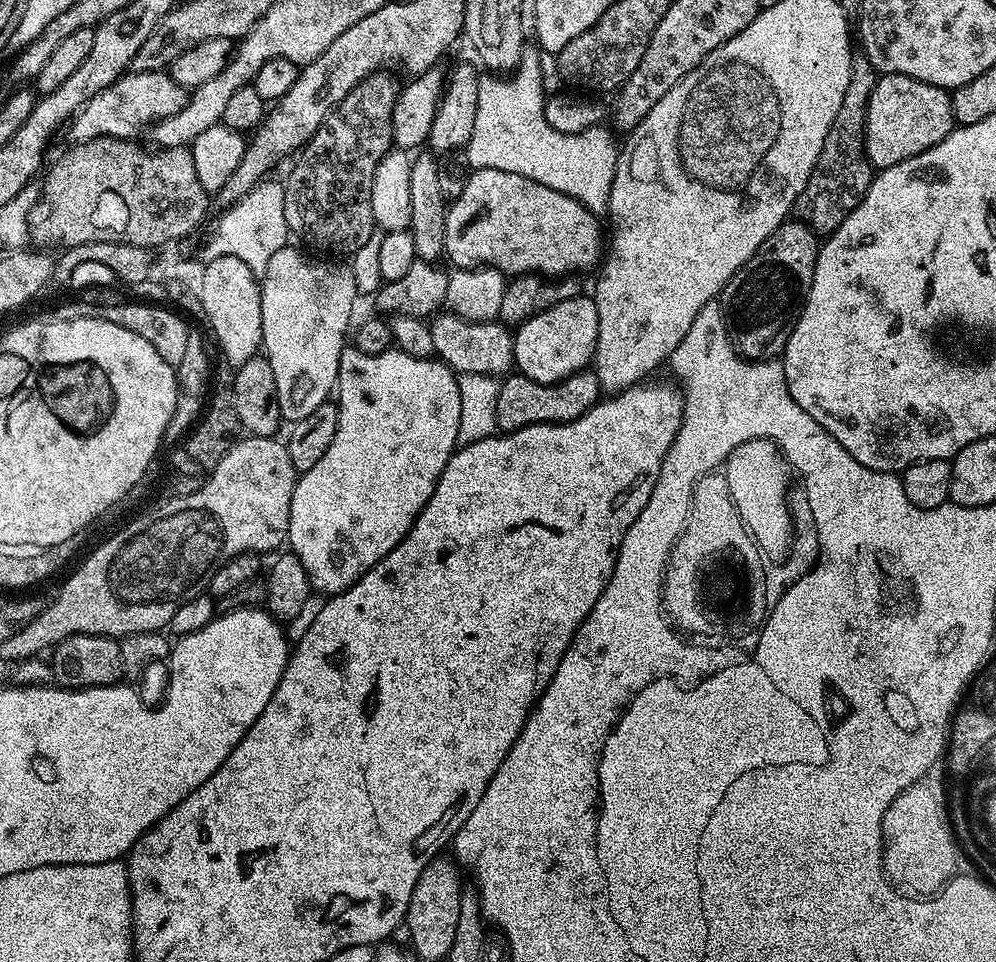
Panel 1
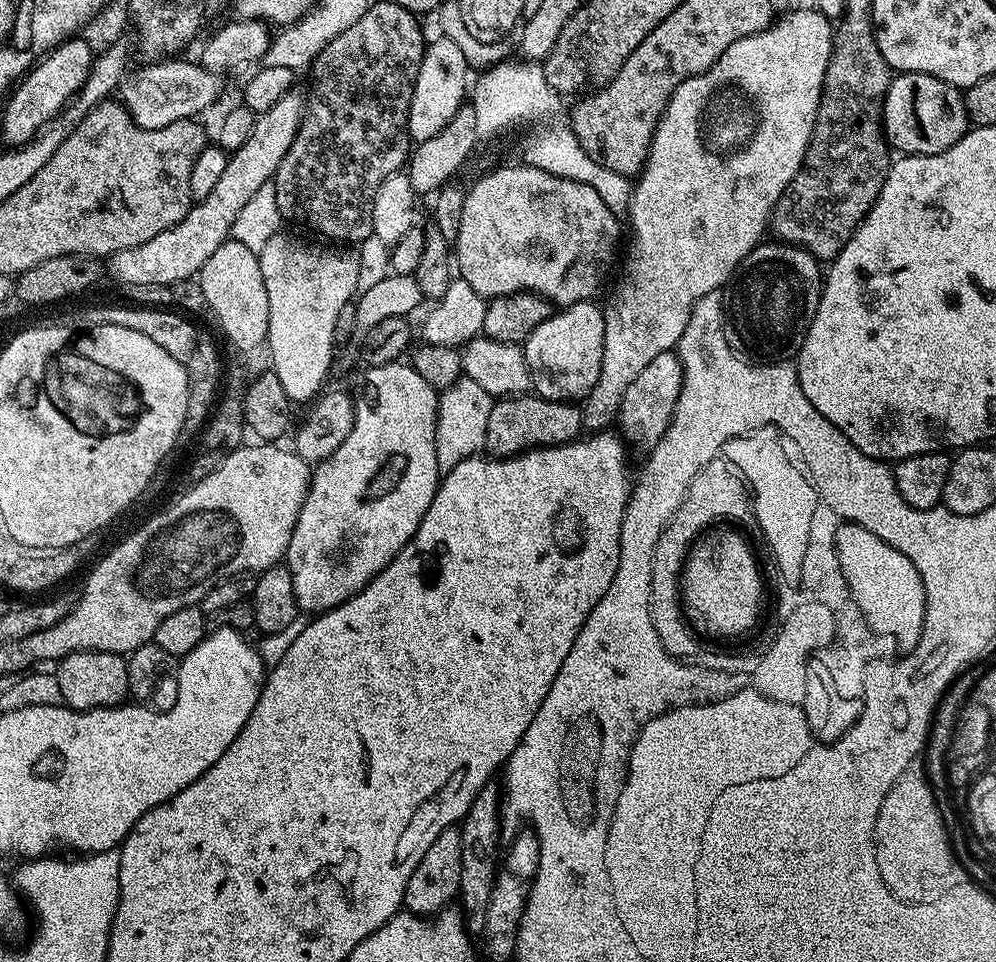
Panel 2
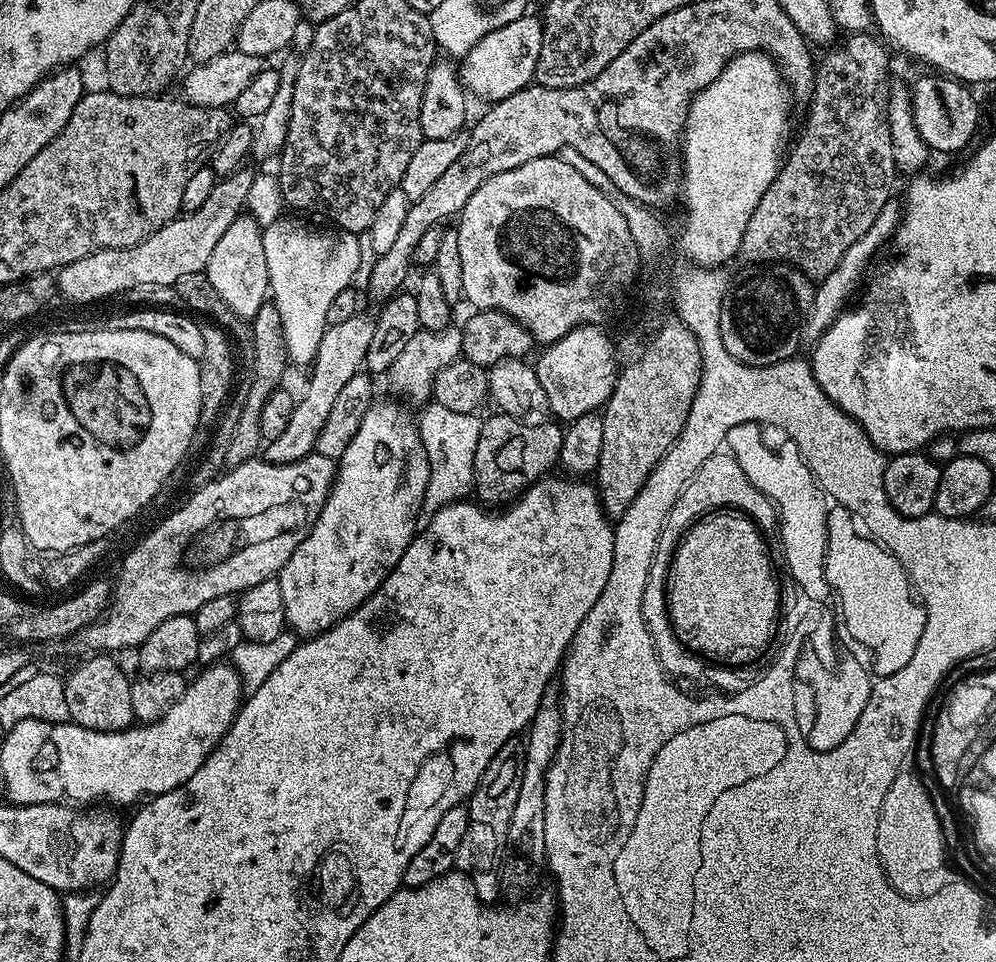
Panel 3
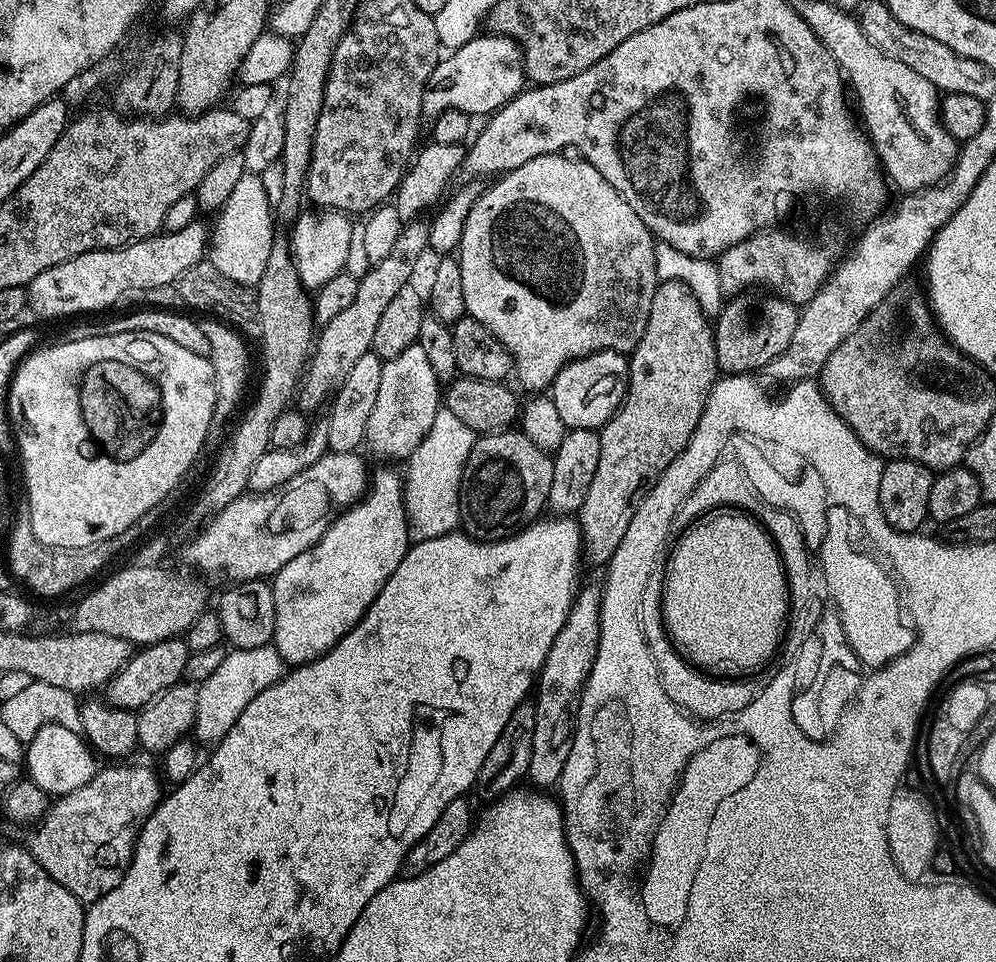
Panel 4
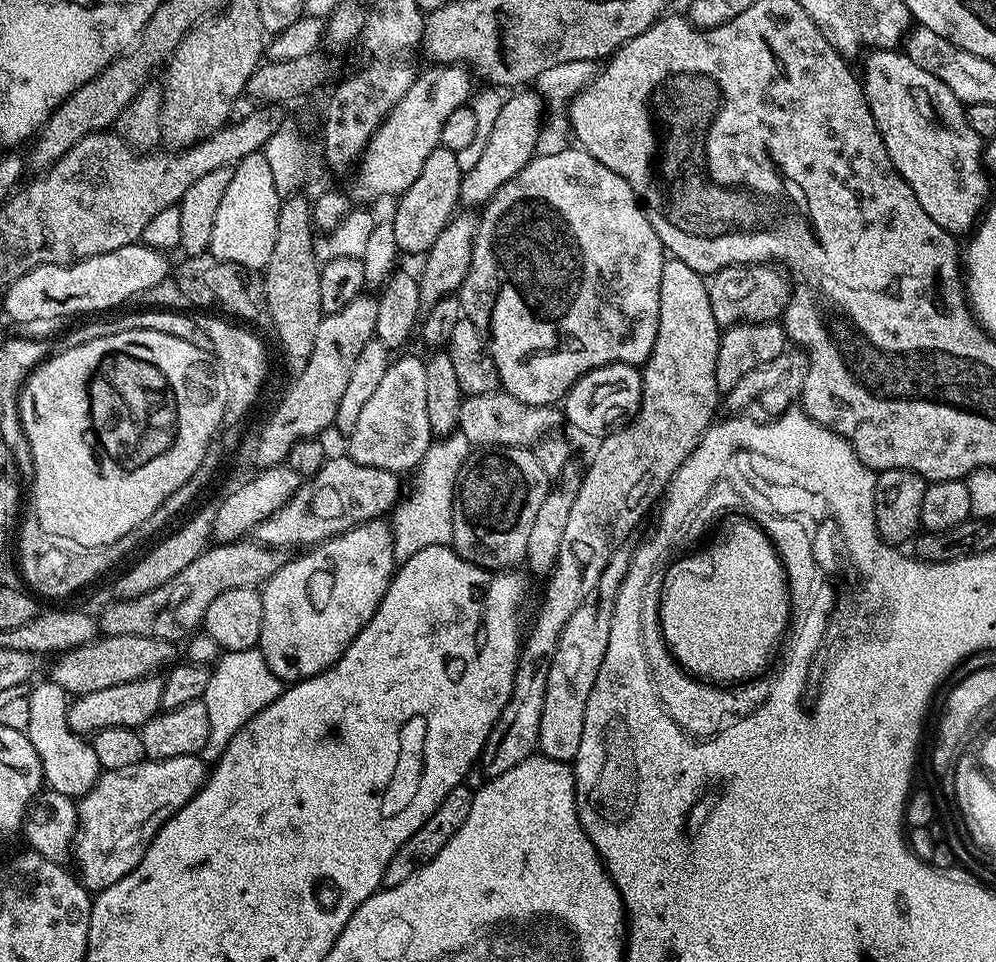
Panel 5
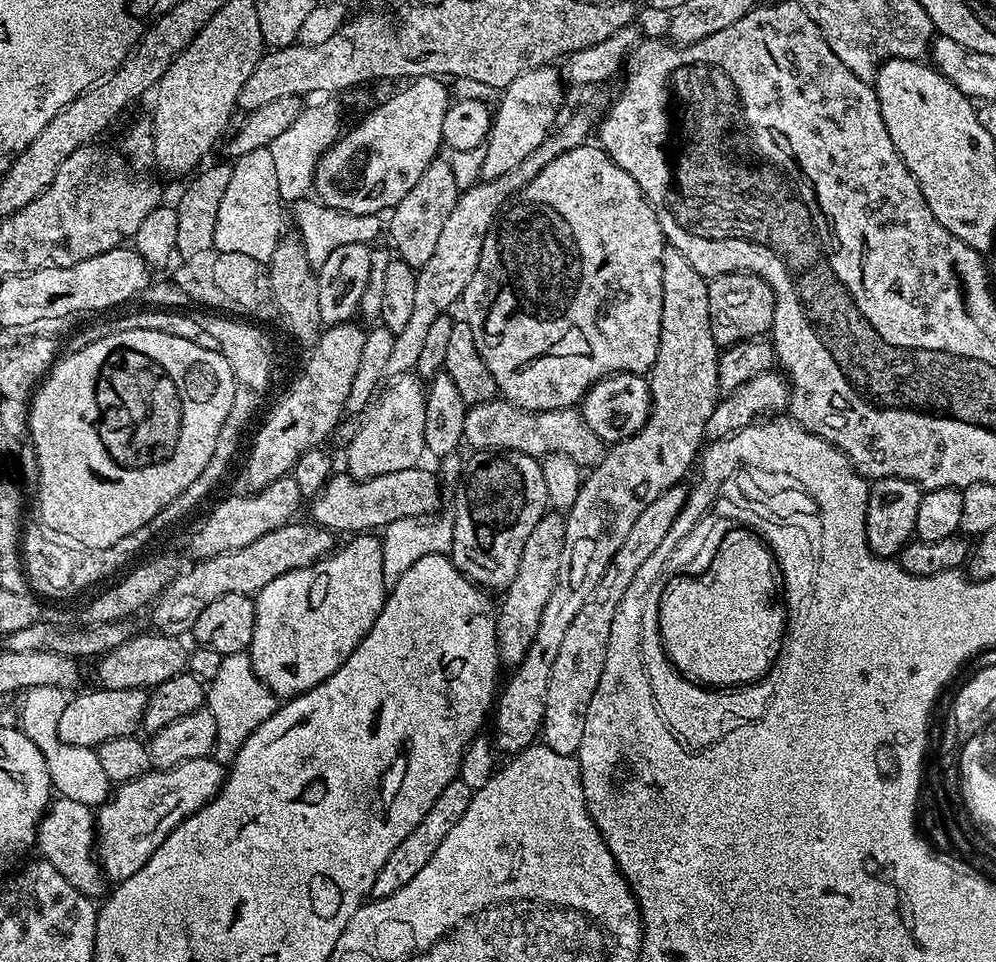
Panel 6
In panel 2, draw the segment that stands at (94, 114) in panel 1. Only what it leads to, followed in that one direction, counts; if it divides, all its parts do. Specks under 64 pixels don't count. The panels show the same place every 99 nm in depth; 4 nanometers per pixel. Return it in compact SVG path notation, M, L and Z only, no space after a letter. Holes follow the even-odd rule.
M163 58L155 62L145 63L145 68L138 69L136 73L133 71L121 83L118 89L119 99L138 126L142 126L146 130L158 130L162 126L168 126L170 122L199 117L199 112L206 111L219 98L221 73L206 70L199 62L192 61L191 64L188 60L178 59L182 58Z

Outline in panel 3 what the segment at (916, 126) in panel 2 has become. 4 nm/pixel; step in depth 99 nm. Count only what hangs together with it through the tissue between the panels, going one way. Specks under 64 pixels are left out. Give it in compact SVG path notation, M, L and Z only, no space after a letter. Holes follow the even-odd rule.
M928 74L916 85L911 85L912 117L918 134L922 134L929 149L936 152L960 152L972 140L976 127L980 124L980 108L972 97L969 85L953 80L943 74Z

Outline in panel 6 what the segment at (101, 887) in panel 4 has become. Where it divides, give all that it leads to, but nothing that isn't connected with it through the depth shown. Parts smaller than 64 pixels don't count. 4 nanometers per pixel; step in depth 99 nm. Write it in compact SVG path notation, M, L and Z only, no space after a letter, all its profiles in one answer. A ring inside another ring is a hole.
M203 756L179 764L174 768L153 770L145 776L140 776L137 780L131 780L128 784L119 785L115 789L116 797L101 812L98 812L100 852L102 866L107 875L114 876L117 881L130 878L130 874L137 872L147 862L150 854L154 854L154 850L158 850L158 846L162 846L162 842L182 821L206 807L215 796L219 796L225 783L225 765L219 759Z

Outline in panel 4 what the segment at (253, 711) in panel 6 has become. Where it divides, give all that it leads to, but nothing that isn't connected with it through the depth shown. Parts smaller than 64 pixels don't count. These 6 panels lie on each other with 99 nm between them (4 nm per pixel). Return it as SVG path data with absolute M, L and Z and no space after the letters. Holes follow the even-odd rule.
M275 645L231 649L222 665L214 670L210 678L204 680L197 689L198 710L193 728L195 741L206 748L216 745L229 733L231 726L242 712L262 692L276 684L285 673L286 665L278 655Z

